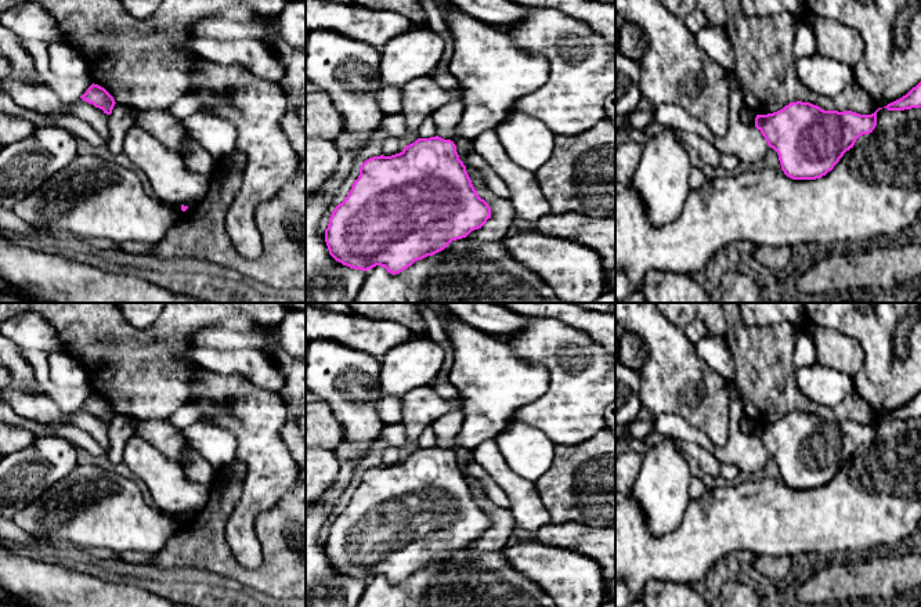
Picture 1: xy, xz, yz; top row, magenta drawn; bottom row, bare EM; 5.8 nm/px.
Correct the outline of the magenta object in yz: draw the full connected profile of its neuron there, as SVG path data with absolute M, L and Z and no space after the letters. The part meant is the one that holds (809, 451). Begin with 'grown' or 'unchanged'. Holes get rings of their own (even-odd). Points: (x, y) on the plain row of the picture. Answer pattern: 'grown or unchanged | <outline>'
unchanged | M797 411L777 422L756 424L755 437L762 442L768 455L777 462L781 480L787 487L816 489L831 481L860 445L873 442L880 419L882 418L871 424L860 424L852 420L824 420L810 412Z

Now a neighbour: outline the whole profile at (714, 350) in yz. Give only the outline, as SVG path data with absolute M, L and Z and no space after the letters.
M708 335L694 346L697 355L732 383L736 368L726 337Z

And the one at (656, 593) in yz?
M657 579L646 583L642 601L644 607L711 607L691 585Z

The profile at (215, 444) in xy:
M199 420L183 430L189 447L217 471L236 456L235 436L207 420Z

